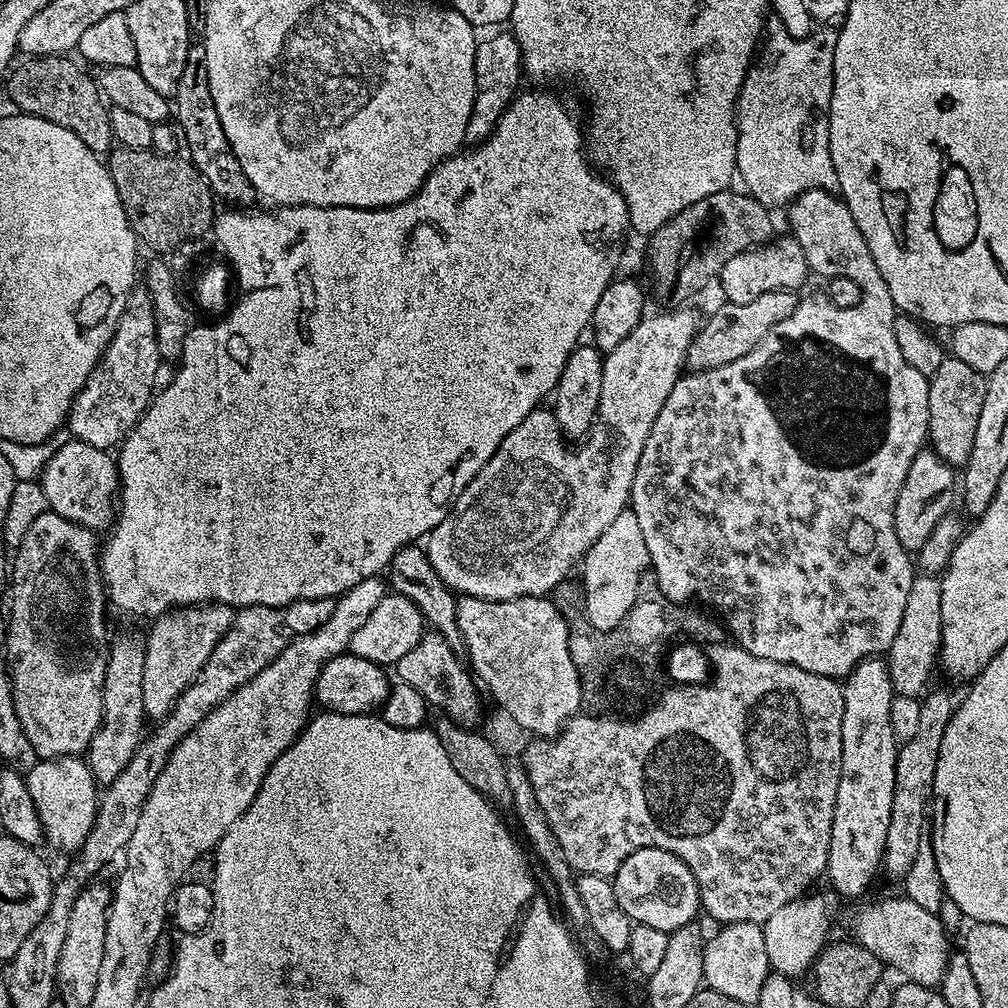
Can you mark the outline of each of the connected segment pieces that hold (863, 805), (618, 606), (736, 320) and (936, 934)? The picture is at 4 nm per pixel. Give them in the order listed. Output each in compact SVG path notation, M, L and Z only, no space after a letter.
M880 658L863 660L843 681L842 710L842 778L838 778L838 798L834 802L834 826L830 830L830 854L826 869L831 891L837 897L860 896L881 871L886 850L886 833L890 830L890 810L894 806L894 774L898 741L892 725L894 693L887 663Z
M630 510L618 514L610 526L590 546L590 550L582 561L584 568L584 612L593 629L597 632L609 632L624 621L625 614L630 611L636 601L636 592L640 588L640 578L649 567L646 541L642 538L642 529L638 527L638 518Z
M791 288L786 290L770 290L770 294L762 294L754 298L754 302L741 304L721 303L721 308L699 325L695 338L688 348L687 367L692 372L705 372L718 366L726 366L726 362L734 362L742 358L742 354L750 354L758 342L762 342L770 330L778 323L785 321L798 306L801 297Z
M904 894L892 896L881 904L864 908L852 920L855 943L874 954L880 963L904 975L905 981L936 988L944 971L948 969L949 933L937 913L924 910L917 903L908 900Z

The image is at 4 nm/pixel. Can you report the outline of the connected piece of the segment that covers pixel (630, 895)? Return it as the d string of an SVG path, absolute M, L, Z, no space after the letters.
M643 848L630 854L624 859L622 866L618 866L611 882L614 898L618 898L618 906L622 906L622 910L626 910L626 914L637 924L655 926L657 930L669 933L693 923L697 919L696 912L701 911L700 891L694 874L677 856L661 848Z

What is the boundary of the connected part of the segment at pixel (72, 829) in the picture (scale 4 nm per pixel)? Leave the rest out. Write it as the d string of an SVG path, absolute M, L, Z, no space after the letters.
M61 756L58 760L40 760L26 774L30 796L44 827L44 839L56 848L75 853L95 826L98 784L83 759Z

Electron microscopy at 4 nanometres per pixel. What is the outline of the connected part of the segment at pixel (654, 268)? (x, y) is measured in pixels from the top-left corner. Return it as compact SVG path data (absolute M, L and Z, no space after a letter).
M725 190L718 194L710 194L710 198L702 198L702 202L694 202L690 206L686 206L678 214L674 214L674 218L670 218L665 222L657 232L652 233L648 244L648 272L652 275L652 288L650 284L650 292L657 296L660 300L669 300L669 305L680 306L691 296L696 296L708 283L715 281L720 275L722 266L726 266L726 262L730 262L730 258L734 258L738 254L743 252L749 252L752 248L758 248L761 244L767 244L773 239L774 233L772 233L772 216L773 213L762 202L758 202L754 197L748 195L747 191L739 190L740 192L732 192L733 190Z

